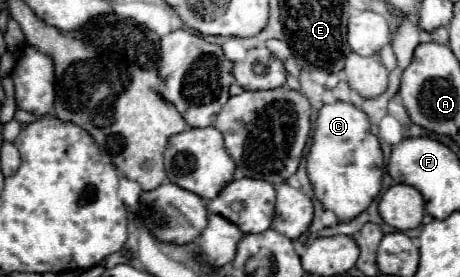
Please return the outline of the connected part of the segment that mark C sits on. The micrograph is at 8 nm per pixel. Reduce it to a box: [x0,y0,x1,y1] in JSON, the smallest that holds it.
[306,100,384,222]

